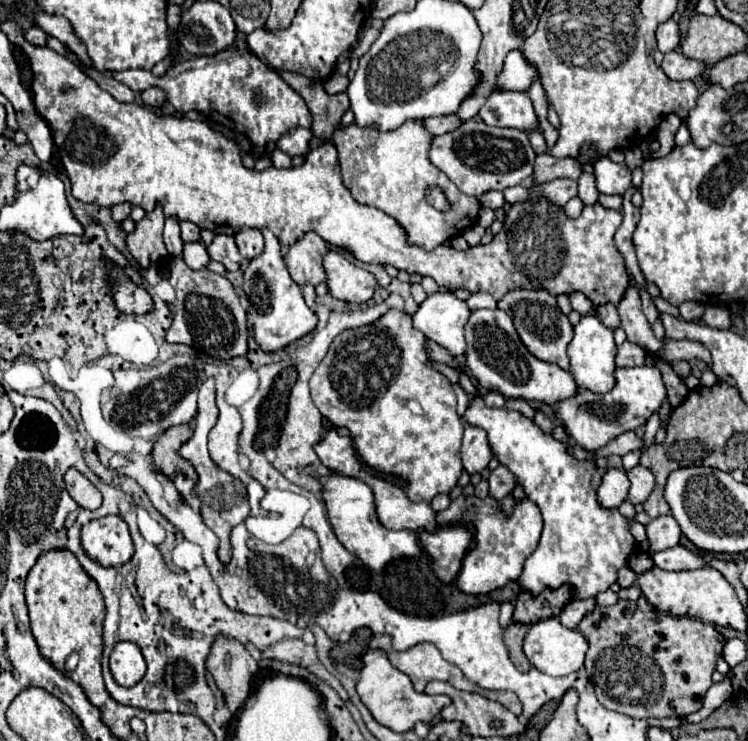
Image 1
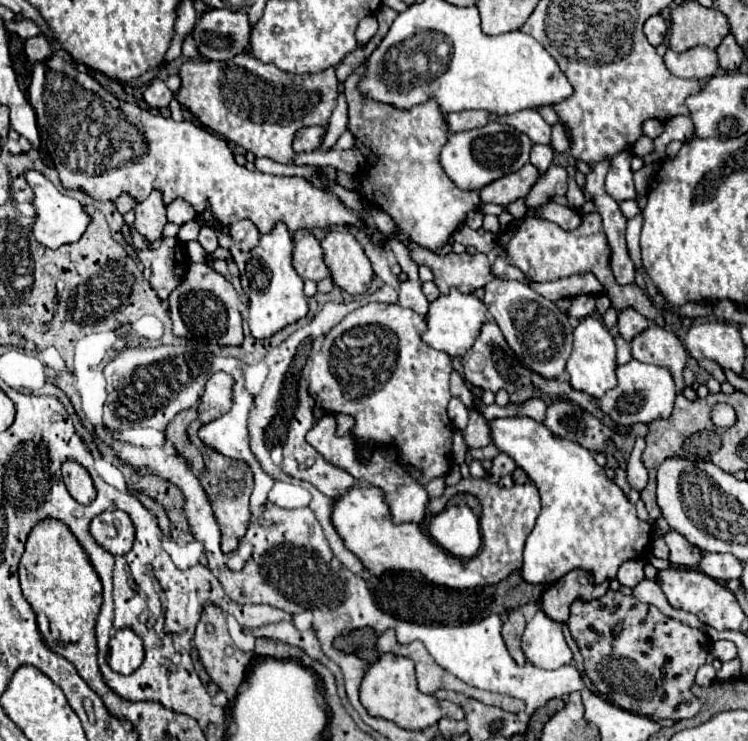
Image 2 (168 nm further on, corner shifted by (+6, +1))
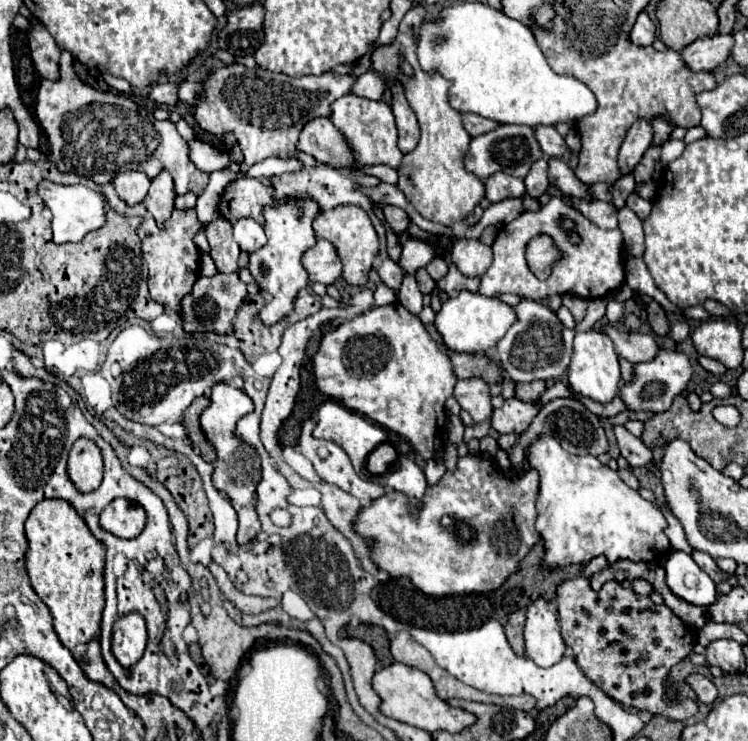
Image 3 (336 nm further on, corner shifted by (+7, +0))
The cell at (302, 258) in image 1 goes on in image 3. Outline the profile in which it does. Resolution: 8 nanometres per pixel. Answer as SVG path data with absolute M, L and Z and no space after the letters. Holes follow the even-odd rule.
M322 237L312 249L304 253L302 263L310 275L310 283L318 281L324 285L332 285L342 275L342 261L336 253L336 247Z

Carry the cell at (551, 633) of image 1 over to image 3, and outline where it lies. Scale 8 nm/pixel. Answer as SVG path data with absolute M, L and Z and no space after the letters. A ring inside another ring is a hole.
M540 597L526 609L526 655L540 667L552 667L564 657L566 645L560 637L556 615Z

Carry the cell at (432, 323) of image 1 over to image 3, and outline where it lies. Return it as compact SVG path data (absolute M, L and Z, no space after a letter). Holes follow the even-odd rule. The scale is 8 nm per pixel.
M462 291L458 297L448 299L442 305L442 311L436 315L434 325L438 327L440 335L444 337L444 343L452 351L458 351L458 353L462 353L462 351L466 351L466 353L486 353L488 349L492 349L504 337L504 333L510 329L510 325L514 321L516 321L516 313L504 301L484 297L480 293Z

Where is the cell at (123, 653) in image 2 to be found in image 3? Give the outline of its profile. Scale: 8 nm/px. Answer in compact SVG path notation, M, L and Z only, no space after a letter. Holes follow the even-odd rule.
M128 613L116 619L112 631L112 653L122 667L132 667L146 649L146 623L140 613Z

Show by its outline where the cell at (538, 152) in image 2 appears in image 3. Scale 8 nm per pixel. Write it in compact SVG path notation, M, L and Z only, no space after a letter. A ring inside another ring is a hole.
M540 159L532 165L530 173L524 177L524 185L526 185L526 195L528 197L540 197L542 193L546 193L548 189L548 163L546 159Z

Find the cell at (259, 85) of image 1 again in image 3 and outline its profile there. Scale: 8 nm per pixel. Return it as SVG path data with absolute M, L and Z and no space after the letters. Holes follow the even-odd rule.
M230 65L218 69L204 83L204 97L196 101L196 121L204 131L214 135L234 133L244 153L246 165L266 157L286 157L296 149L300 129L314 117L330 117L330 103L350 93L356 77L352 73L324 73L320 77L288 77L266 69L248 69Z

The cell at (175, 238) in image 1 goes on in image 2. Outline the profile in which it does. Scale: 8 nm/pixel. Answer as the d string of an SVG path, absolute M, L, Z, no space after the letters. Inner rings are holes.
M173 200L167 206L167 220L173 224L185 224L189 220L193 220L197 214L193 210L191 204L187 204L185 200Z

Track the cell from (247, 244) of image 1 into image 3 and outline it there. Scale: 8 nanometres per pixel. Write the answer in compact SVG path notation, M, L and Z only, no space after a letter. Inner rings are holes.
M240 219L234 223L234 241L240 245L242 251L254 253L256 249L266 245L266 235L262 225L252 219Z

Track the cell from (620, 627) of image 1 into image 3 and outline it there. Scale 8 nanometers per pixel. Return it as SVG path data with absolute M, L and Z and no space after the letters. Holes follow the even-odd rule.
M584 575L562 581L556 591L556 603L558 603L558 621L564 643L574 651L576 663L582 669L582 673L608 697L616 699L626 707L646 709L652 715L664 715L676 721L688 719L698 711L698 705L690 699L680 699L672 703L666 697L666 679L670 669L678 661L688 657L688 653L692 651L692 643L696 641L694 631L686 627L672 613L672 609L668 609L664 603L656 605L650 597L638 595L632 589L622 587L618 581L608 581L602 585L600 591L594 591Z

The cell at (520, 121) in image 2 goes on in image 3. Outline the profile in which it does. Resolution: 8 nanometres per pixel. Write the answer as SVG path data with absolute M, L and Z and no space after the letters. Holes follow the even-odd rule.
M534 127L536 129L536 139L542 145L542 151L550 157L562 157L568 151L568 145L564 137L554 129L554 127Z

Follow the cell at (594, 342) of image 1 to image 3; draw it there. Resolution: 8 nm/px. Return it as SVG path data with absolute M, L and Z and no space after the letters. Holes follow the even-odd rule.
M578 331L574 337L574 353L568 367L568 381L574 393L590 397L598 403L610 403L620 391L620 365L614 345L608 335L600 331Z

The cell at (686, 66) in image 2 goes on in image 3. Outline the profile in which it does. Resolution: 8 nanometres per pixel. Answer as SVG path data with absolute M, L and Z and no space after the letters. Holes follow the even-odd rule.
M714 33L708 37L700 37L688 47L684 47L682 57L692 71L714 71L720 63L728 59L732 45L732 33Z

